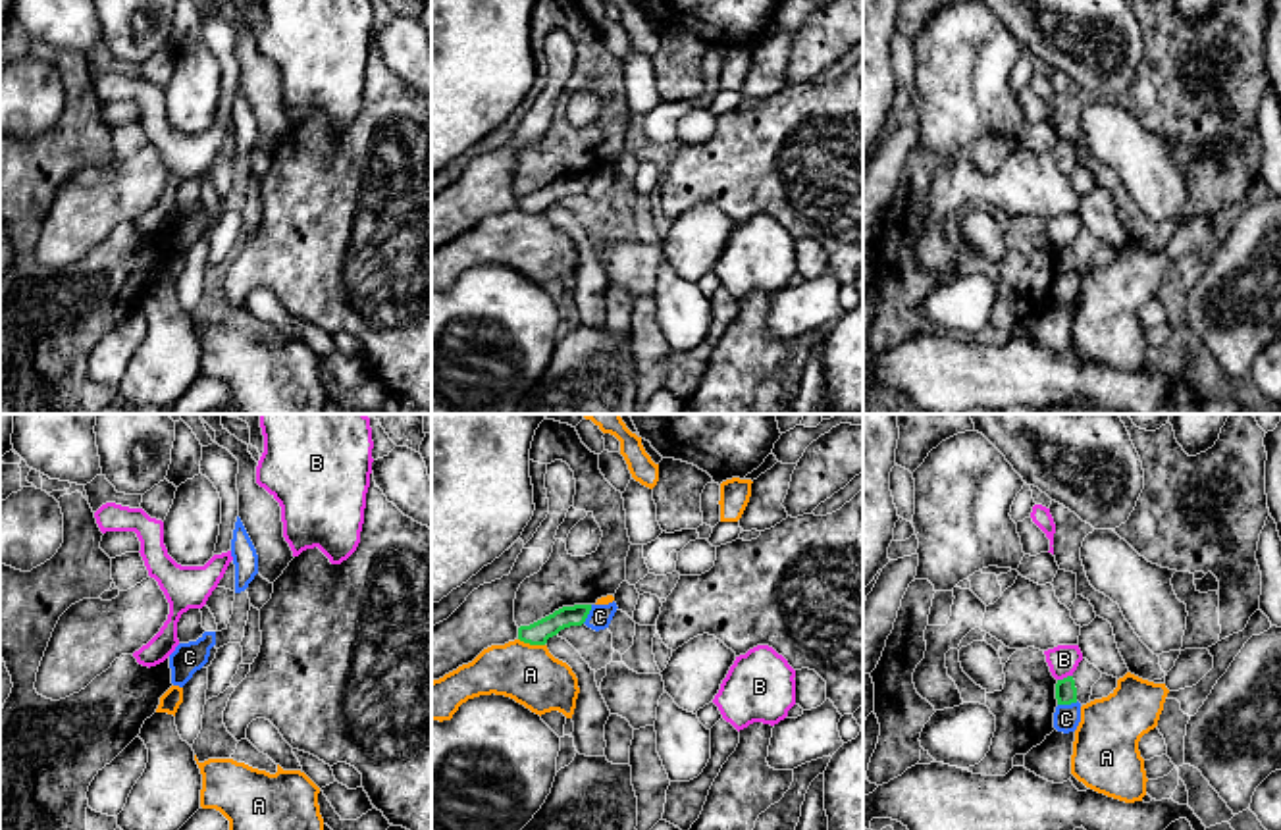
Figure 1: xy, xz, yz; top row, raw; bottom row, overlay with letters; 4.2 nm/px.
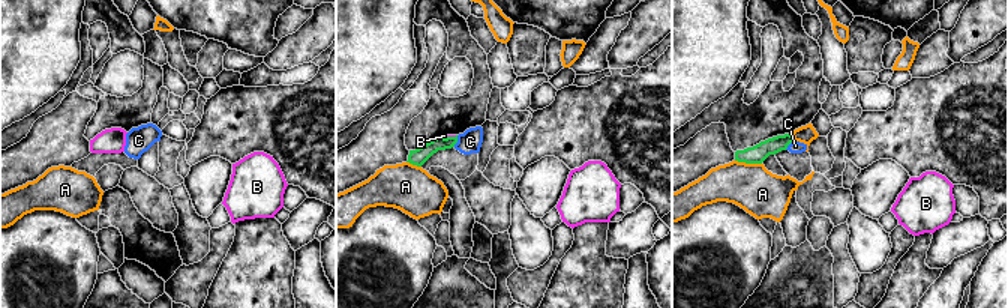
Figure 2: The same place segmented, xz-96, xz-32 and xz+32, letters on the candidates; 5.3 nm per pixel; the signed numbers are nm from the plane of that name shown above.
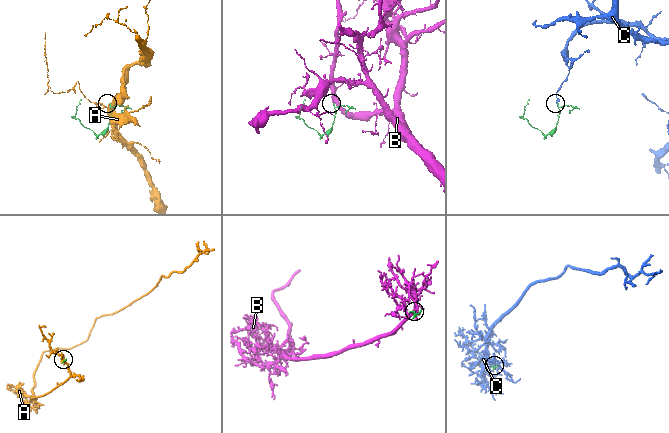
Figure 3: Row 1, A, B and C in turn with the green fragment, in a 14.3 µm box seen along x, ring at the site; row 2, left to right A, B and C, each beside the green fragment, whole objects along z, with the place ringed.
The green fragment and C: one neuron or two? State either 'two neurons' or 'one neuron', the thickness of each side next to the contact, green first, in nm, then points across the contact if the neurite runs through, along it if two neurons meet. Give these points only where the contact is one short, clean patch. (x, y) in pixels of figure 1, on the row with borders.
two neurons; calibres 90 and 110 nm; border yz (1077, 701), (1058, 705)

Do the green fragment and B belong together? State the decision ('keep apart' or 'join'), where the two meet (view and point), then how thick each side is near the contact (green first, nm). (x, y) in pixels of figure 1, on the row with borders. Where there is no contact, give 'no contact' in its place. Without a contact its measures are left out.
keep apart; meets green in yz at (1064, 678); 90 nm thick on the green side, 130 nm on the other

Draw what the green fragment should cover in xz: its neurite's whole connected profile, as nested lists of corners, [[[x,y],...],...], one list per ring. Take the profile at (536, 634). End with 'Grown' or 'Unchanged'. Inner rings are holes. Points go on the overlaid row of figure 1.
[[[591,605],[562,607],[553,614],[518,628],[518,639],[530,645],[545,645],[549,637],[570,626],[582,626],[591,610]]]. Unchanged

